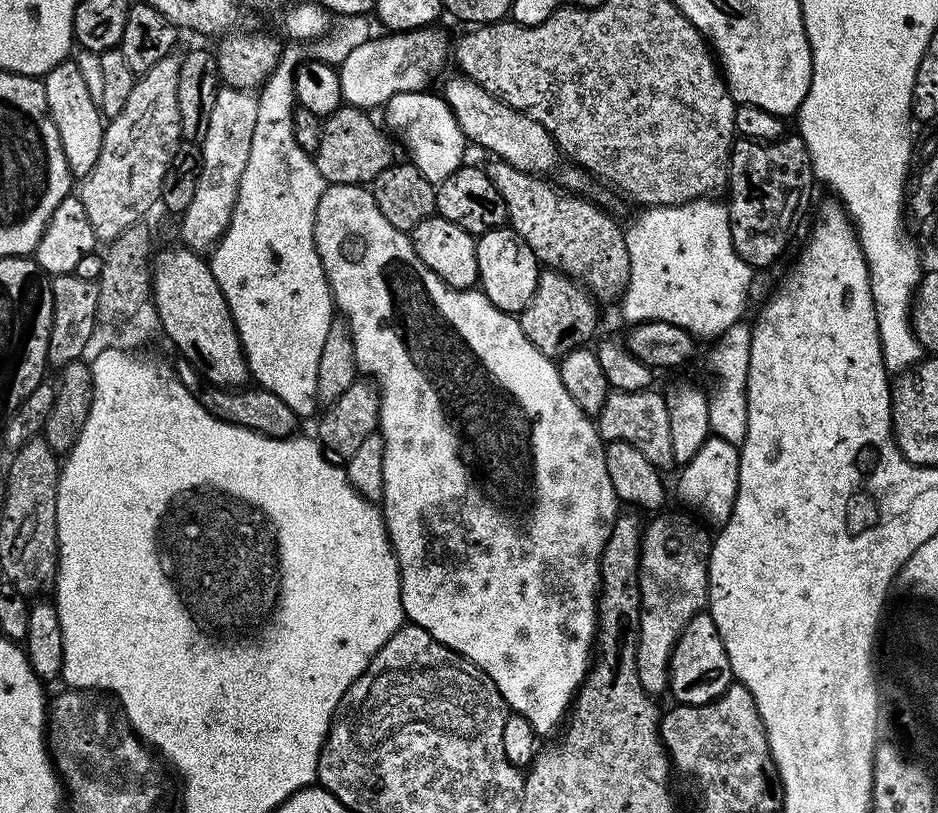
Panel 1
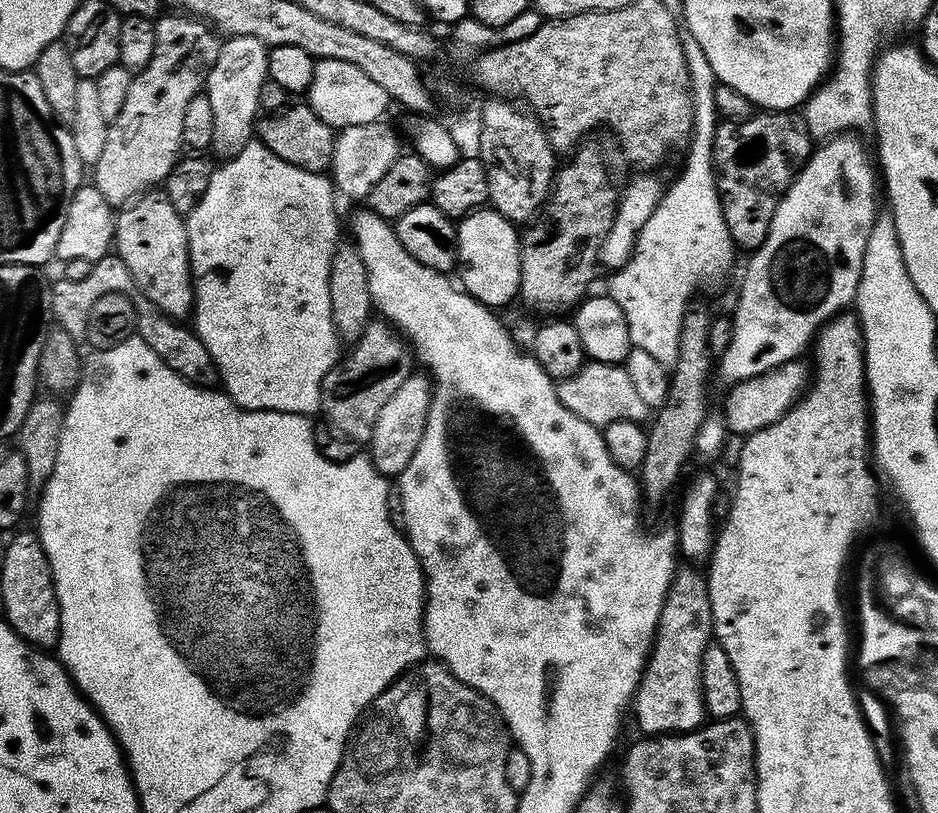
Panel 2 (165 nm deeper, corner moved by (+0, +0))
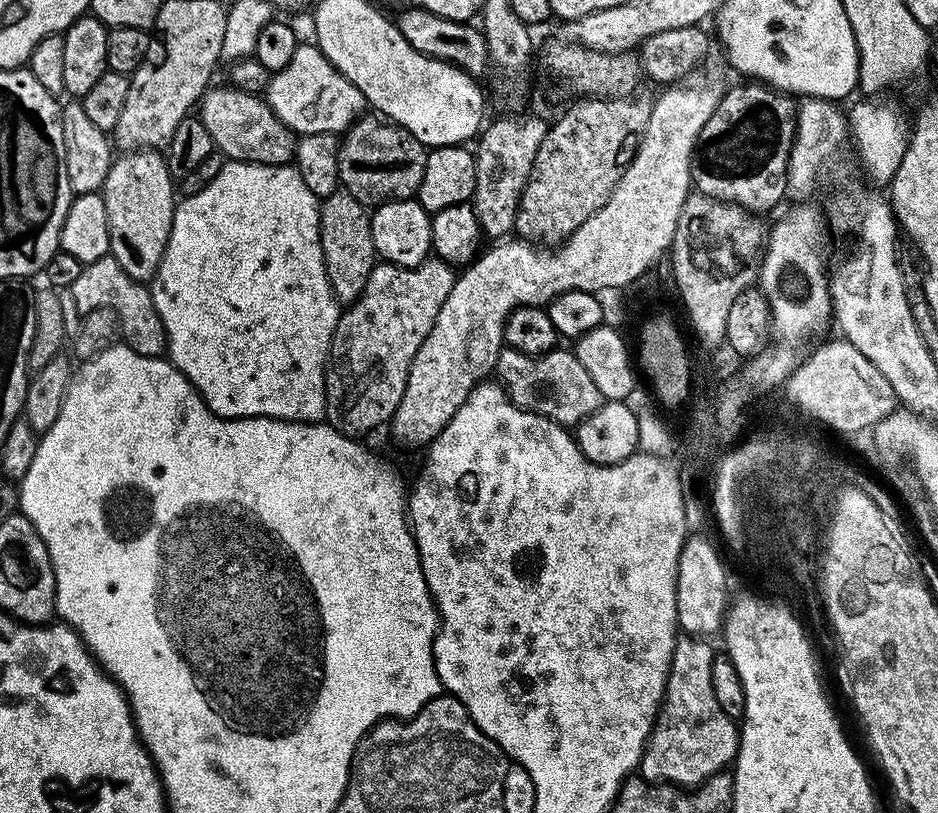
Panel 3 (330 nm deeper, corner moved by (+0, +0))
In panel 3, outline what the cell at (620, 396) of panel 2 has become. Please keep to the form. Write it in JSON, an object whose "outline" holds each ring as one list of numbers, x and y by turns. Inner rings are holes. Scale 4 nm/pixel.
{"outline":[[563,346,541,356,522,354,510,347,500,349,495,375,509,398,527,412,539,412,548,420,565,426,581,424,587,416,594,414,605,403,594,378,586,374,586,366,578,362,575,351,568,352]]}

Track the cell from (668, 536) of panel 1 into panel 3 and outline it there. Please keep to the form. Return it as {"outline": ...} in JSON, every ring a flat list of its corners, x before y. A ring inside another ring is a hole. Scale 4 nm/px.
{"outline":[[689,635,677,639,672,665,668,667,664,700,640,755,639,779,691,790,735,761,740,730,737,721,730,719,718,706,718,698,714,698,714,686,710,686,714,649,708,644,711,643,707,639]]}

